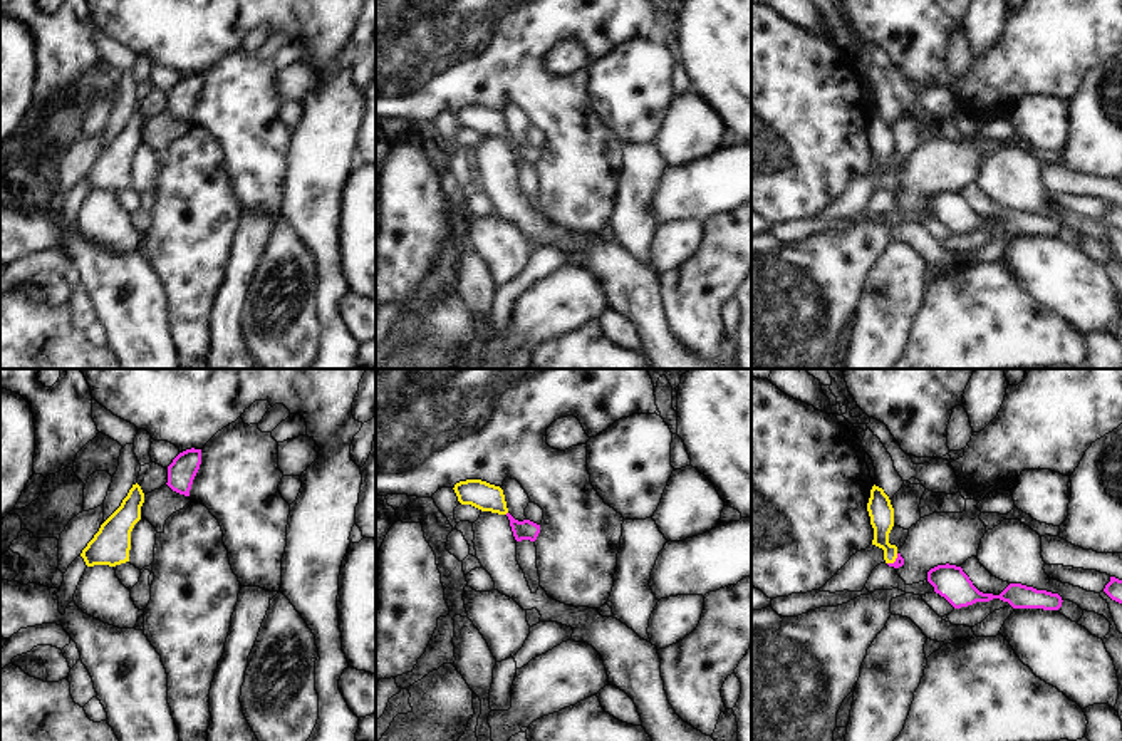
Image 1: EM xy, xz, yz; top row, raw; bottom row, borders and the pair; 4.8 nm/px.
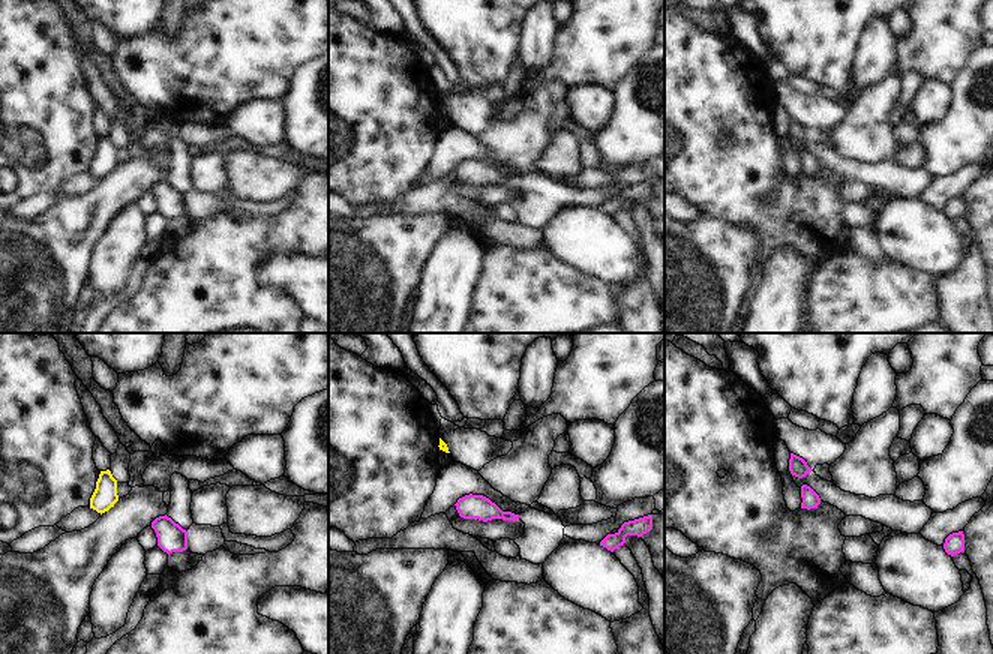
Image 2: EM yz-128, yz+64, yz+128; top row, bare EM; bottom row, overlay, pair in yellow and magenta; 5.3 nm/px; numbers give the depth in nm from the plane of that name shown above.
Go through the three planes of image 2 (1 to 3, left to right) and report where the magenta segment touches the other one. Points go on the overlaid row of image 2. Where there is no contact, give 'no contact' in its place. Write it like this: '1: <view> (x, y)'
1: no contact
2: no contact
3: no contact

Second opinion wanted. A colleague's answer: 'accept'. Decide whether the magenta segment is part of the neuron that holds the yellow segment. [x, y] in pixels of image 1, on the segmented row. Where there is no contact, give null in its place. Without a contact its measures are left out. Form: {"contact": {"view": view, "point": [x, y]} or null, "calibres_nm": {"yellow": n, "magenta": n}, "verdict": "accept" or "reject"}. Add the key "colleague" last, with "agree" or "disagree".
{"contact": {"view": "yz", "point": [894, 560]}, "calibres_nm": {"yellow": 120, "magenta": 50}, "verdict": "accept", "colleague": "agree"}

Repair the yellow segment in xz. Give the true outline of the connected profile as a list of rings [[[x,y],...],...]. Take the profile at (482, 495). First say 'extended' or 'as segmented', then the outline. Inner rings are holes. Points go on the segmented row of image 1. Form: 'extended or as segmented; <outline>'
as segmented; [[[466,479],[455,484],[455,493],[461,505],[471,505],[481,511],[506,515],[506,501],[500,486],[481,479]]]

